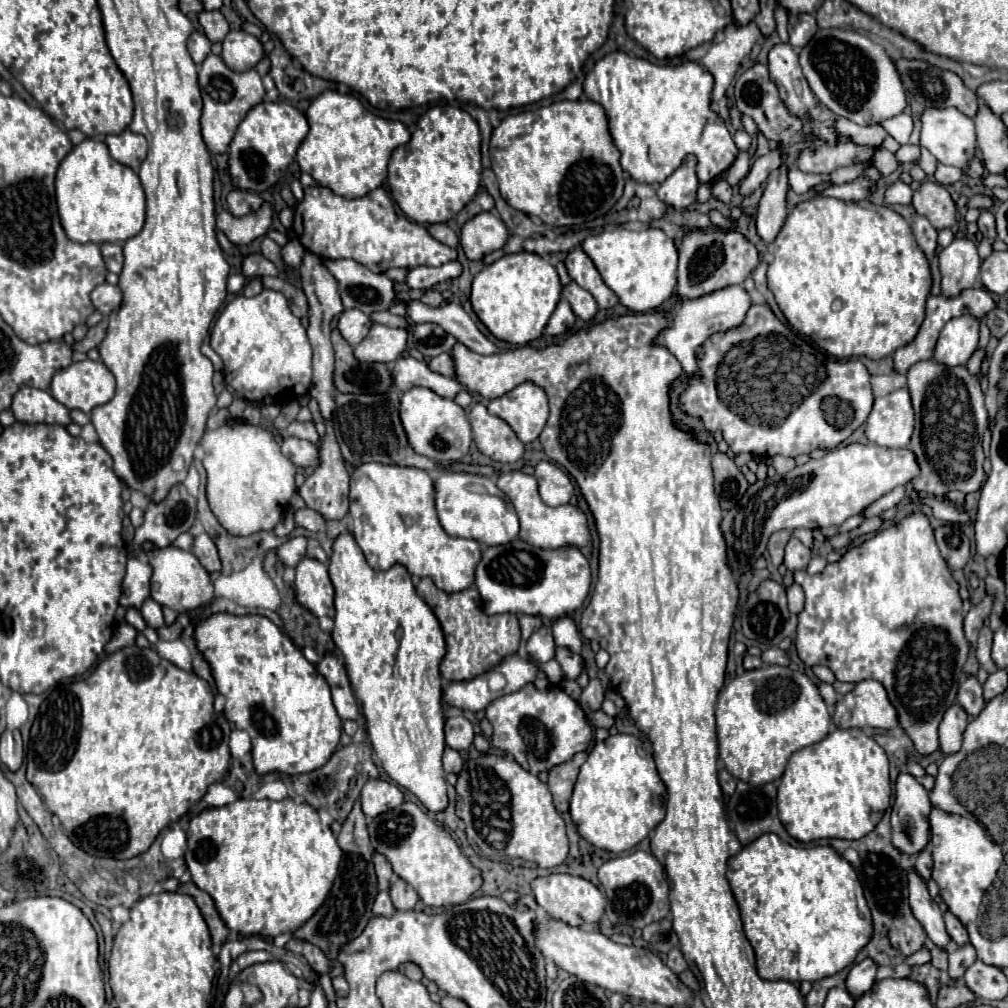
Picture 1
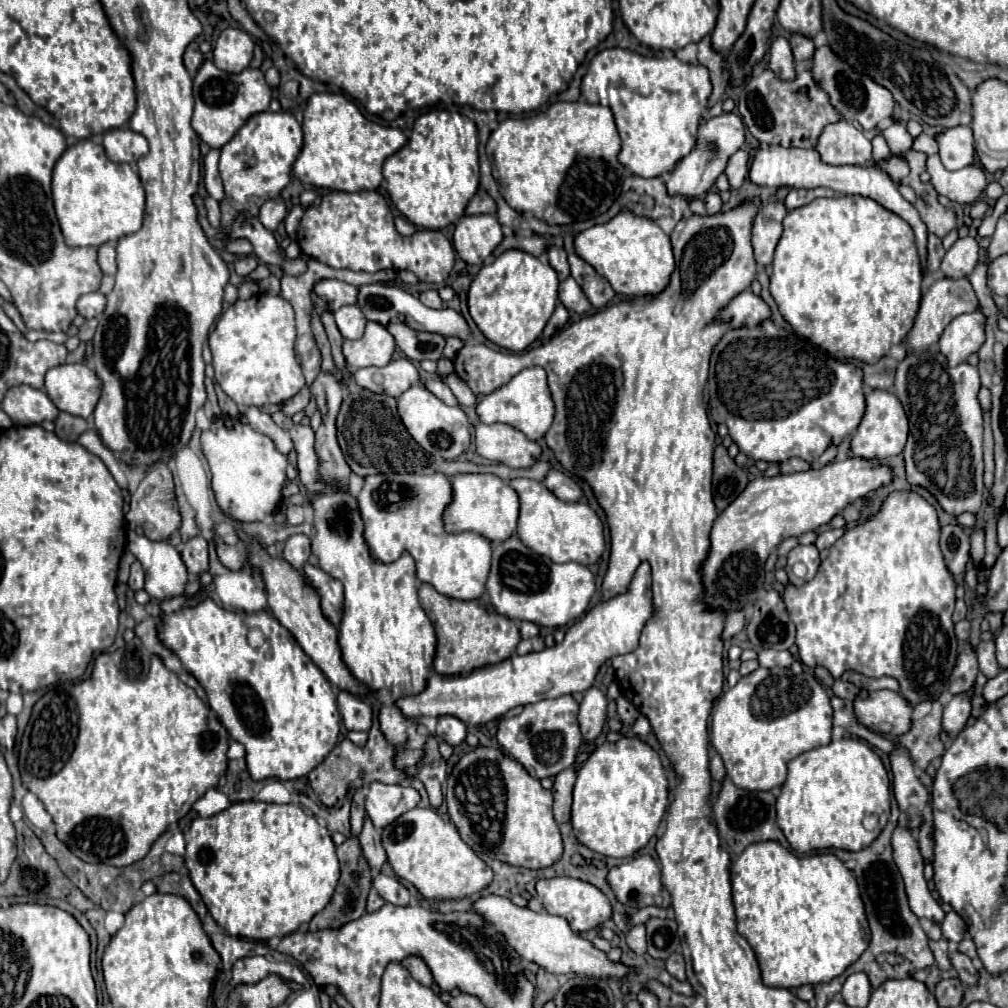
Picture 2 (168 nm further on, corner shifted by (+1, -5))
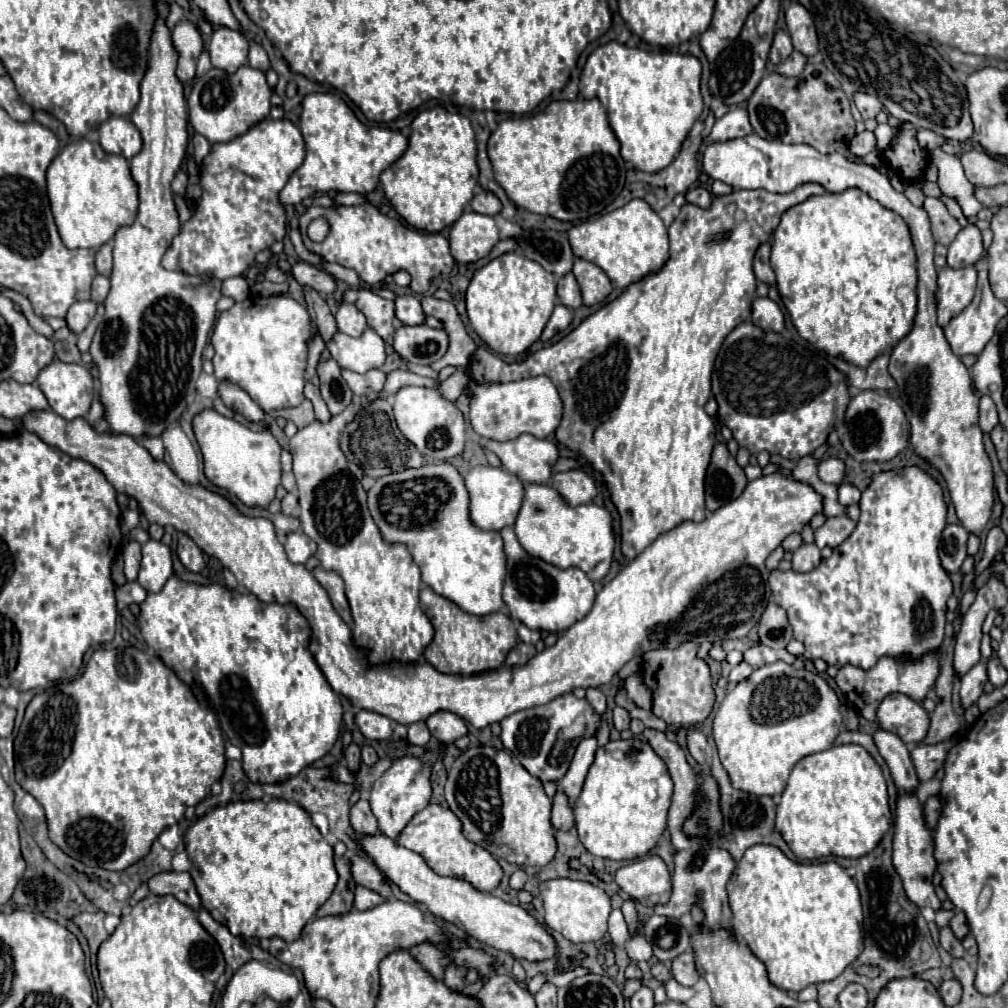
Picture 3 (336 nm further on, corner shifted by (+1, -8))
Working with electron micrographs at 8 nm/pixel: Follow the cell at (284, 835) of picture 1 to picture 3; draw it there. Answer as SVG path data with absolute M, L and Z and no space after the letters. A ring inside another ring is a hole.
M249 800L249 802L231 802L227 806L217 806L211 812L207 812L203 818L199 818L185 834L185 850L189 854L191 860L191 878L197 886L197 892L201 896L203 908L221 924L225 924L233 936L247 936L247 938L283 938L285 942L293 942L295 938L299 938L303 926L307 924L307 920L311 920L315 916L315 912L327 902L327 898L333 894L333 888L337 884L337 870L333 864L333 848L323 840L321 832L311 824L309 812L305 812L299 804L295 802L285 802L285 800L271 800L271 802L263 802L263 800Z

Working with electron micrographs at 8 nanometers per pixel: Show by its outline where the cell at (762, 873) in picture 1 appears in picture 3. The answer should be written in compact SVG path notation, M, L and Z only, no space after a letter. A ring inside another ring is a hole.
M751 846L727 884L733 910L733 930L765 964L769 980L787 992L799 992L811 984L835 980L863 952L863 910L859 890L837 862L801 864L789 860L777 846Z

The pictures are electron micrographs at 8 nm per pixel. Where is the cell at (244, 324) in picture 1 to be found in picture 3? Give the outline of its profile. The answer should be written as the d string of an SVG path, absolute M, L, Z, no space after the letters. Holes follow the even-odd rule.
M251 296L247 300L235 302L233 308L219 314L213 328L211 344L215 348L213 366L215 378L219 382L231 382L245 390L265 412L283 410L299 406L303 398L303 372L307 364L307 330L311 328L311 318L307 308L297 304L291 296Z

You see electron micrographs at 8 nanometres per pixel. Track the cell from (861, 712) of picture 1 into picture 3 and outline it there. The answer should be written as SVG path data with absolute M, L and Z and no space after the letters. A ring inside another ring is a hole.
M889 694L877 706L877 724L887 732L897 734L905 744L911 742L919 744L927 734L927 722L929 722L929 714L923 710L923 706L905 694Z

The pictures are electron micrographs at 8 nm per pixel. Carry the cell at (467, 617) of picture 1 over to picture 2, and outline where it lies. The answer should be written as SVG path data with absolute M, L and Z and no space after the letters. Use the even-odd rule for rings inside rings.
M423 583L419 587L419 603L437 631L437 653L433 659L433 669L441 675L467 675L483 665L499 663L511 657L517 643L521 641L519 625L513 619L507 619L485 607L481 601L457 601L437 593L429 583Z

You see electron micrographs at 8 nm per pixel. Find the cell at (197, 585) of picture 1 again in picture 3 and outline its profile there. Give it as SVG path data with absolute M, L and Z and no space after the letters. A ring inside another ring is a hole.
M157 540L145 542L137 582L147 592L159 592L171 576L173 576L173 558L171 558L169 546Z

